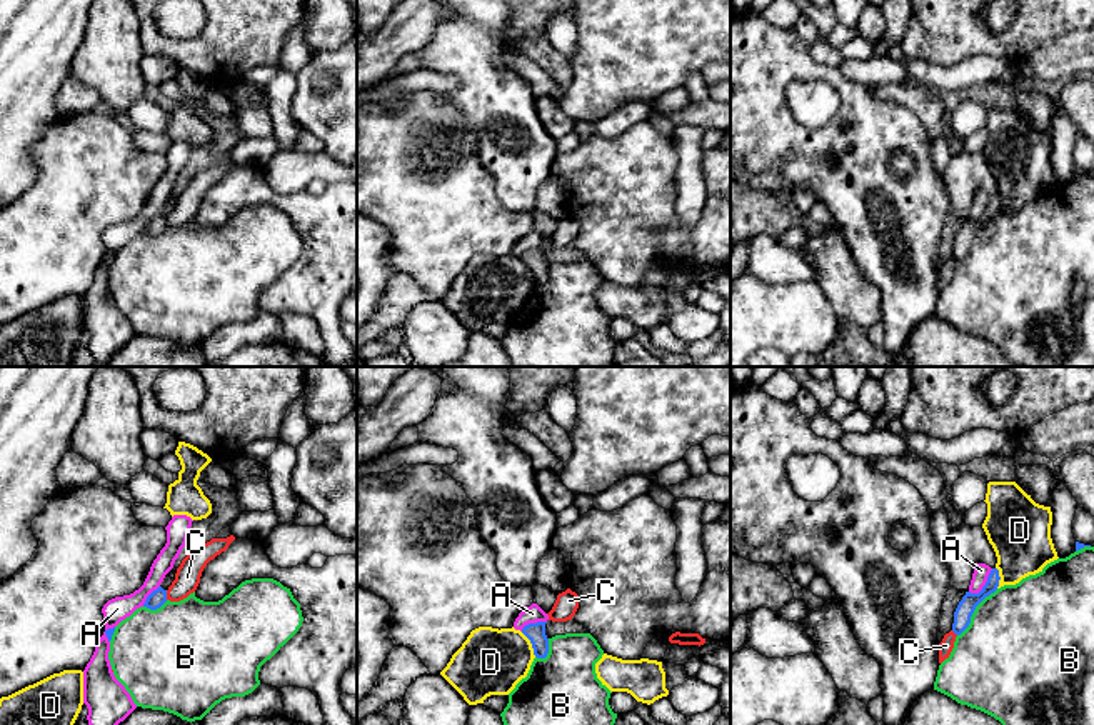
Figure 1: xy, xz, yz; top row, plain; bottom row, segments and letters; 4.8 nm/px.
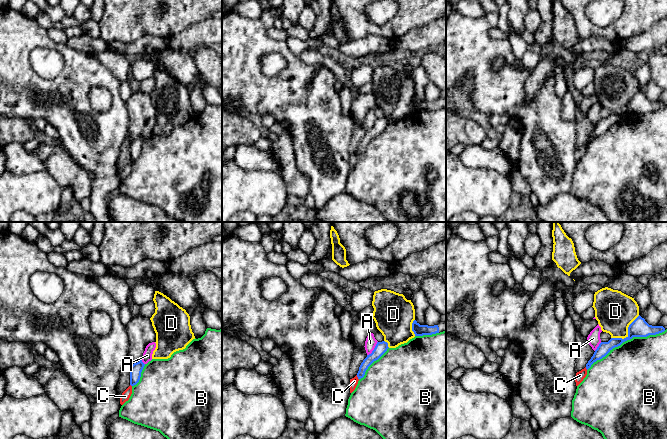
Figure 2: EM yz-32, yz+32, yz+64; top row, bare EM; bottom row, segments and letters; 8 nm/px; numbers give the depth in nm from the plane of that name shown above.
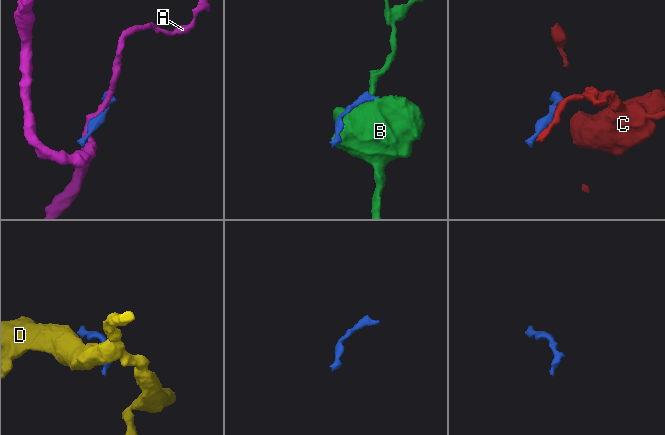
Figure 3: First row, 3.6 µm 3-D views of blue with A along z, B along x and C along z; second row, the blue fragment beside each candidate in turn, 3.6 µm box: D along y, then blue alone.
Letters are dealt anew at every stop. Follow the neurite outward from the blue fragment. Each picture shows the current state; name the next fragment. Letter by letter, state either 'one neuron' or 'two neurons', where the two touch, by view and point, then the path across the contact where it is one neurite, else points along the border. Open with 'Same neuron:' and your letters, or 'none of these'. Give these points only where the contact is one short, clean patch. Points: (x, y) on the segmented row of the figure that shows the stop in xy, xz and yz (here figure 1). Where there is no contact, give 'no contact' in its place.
Same neuron: none of these
A: two neurons; contact yz (986, 584)
B: two neurons; contact yz (974, 609)
C: two neurons; contact xy (165, 595)
D: two neurons; contact xz (531, 642)

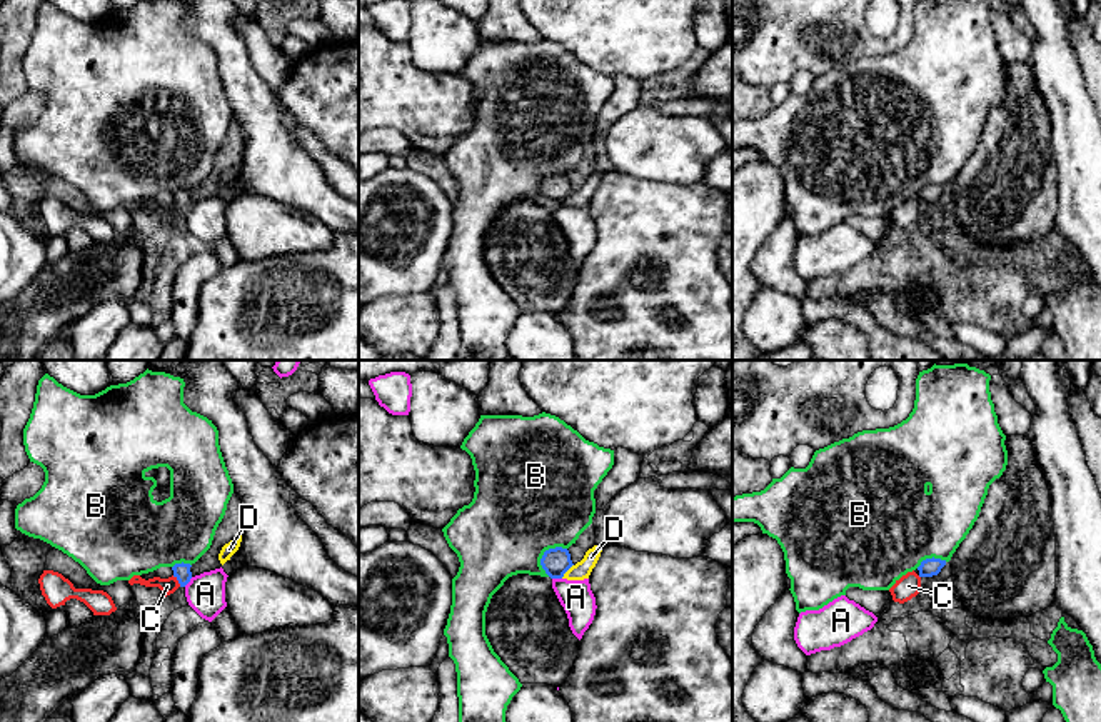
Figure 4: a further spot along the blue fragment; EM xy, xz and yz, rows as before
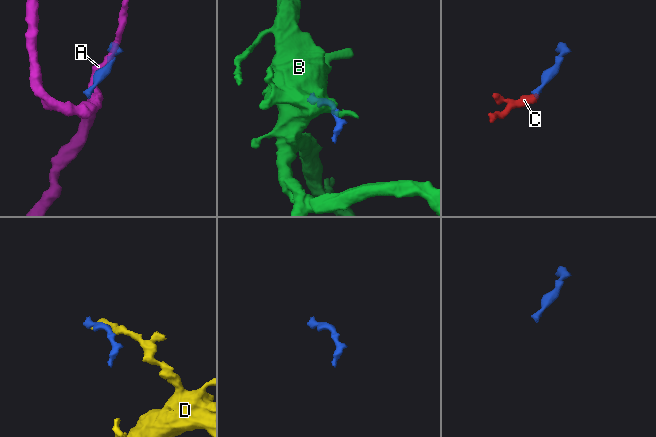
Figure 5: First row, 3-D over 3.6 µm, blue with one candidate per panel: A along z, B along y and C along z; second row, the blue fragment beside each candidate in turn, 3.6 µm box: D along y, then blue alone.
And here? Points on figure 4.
Same neuron: C
A: two neurons; contact xy (187, 582)
B: two neurons; contact xz (544, 554)
C: one neuron; contact xy (177, 579); way xy (180, 571), (177, 579), (167, 586)
D: two neurons; contact xz (568, 569)

